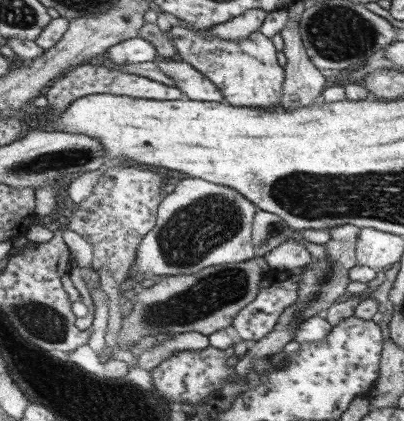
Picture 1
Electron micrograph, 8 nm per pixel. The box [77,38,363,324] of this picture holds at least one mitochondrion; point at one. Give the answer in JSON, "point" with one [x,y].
{"point":[194,232]}

